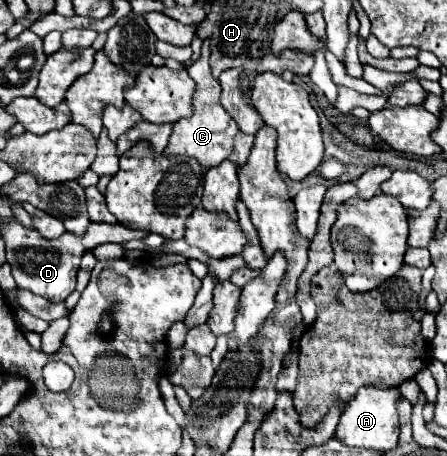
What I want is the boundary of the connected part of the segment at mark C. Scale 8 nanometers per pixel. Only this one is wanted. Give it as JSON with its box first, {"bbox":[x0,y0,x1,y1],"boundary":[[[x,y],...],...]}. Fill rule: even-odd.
{"bbox":[163,41,239,169],"boundary":[[[203,41],[201,57],[187,69],[187,73],[195,81],[193,115],[189,119],[177,121],[177,125],[173,125],[173,133],[169,137],[169,145],[163,151],[163,155],[165,157],[181,155],[181,157],[187,157],[187,159],[197,159],[201,167],[211,169],[211,167],[219,165],[221,161],[225,161],[233,153],[233,137],[235,137],[235,133],[239,129],[237,129],[237,123],[229,117],[229,113],[225,113],[225,109],[219,103],[221,85],[211,75],[211,67],[209,67],[209,41]]]}

